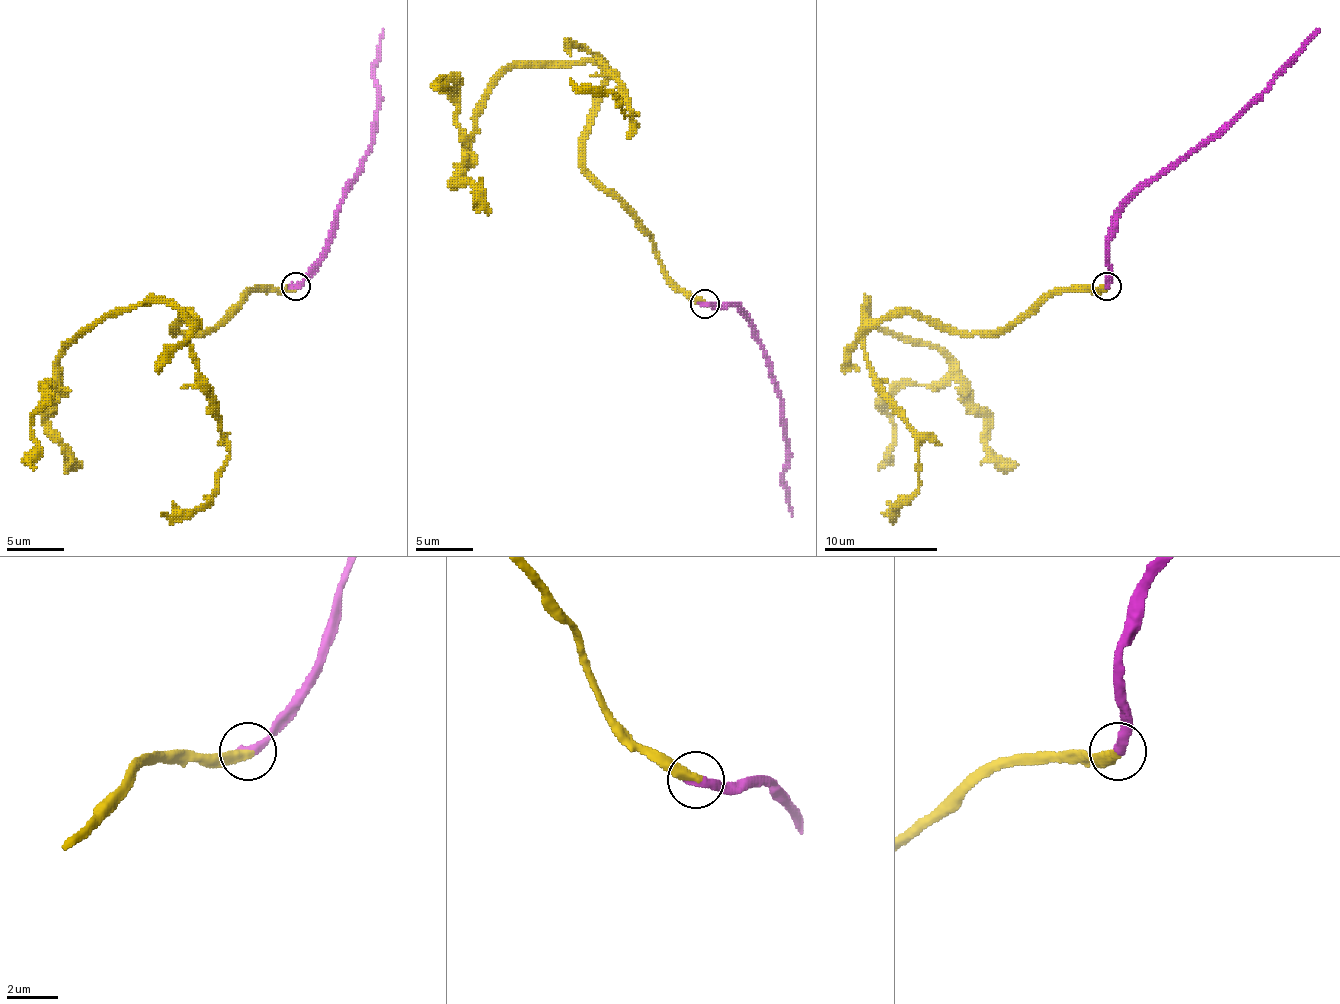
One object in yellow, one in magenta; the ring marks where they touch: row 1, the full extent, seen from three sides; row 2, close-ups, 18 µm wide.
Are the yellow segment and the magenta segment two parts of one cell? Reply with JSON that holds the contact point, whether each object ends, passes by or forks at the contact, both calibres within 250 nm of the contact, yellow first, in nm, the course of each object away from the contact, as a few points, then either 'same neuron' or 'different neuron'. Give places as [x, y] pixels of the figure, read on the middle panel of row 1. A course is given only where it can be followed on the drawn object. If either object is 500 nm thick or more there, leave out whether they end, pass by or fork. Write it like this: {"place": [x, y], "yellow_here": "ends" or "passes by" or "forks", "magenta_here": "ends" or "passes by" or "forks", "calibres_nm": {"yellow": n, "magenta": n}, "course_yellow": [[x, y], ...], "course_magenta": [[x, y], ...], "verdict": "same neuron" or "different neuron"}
{"place": [704, 304], "yellow_here": "ends", "magenta_here": "ends", "calibres_nm": {"yellow": 400, "magenta": 400}, "course_yellow": [[704, 303], [584, 166], [604, 72], [590, 61], [516, 61], [465, 146], [453, 84], [439, 90], [445, 75]], "course_magenta": [[704, 303], [735, 306], [761, 343], [786, 442], [783, 485], [792, 516]], "verdict": "same neuron"}

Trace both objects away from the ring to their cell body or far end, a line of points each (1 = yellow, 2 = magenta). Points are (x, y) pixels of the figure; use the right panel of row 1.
1: (1106, 285), (969, 333), (875, 319), (864, 302), (949, 365), (887, 402), (878, 467)
2: (1106, 285), (1109, 248), (1117, 214), (1146, 186), (1214, 140), (1319, 29)

